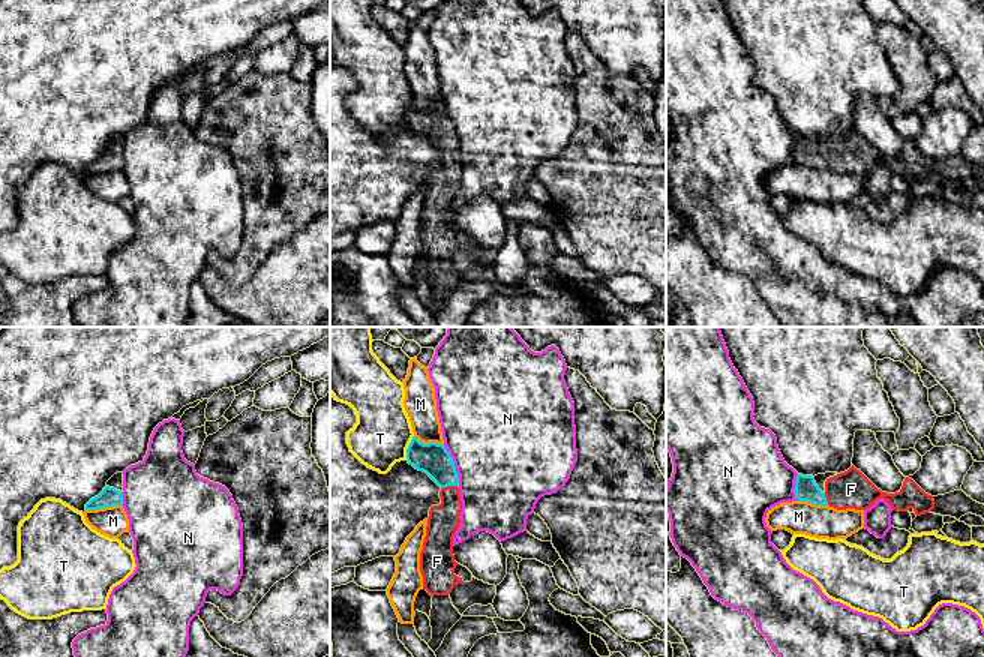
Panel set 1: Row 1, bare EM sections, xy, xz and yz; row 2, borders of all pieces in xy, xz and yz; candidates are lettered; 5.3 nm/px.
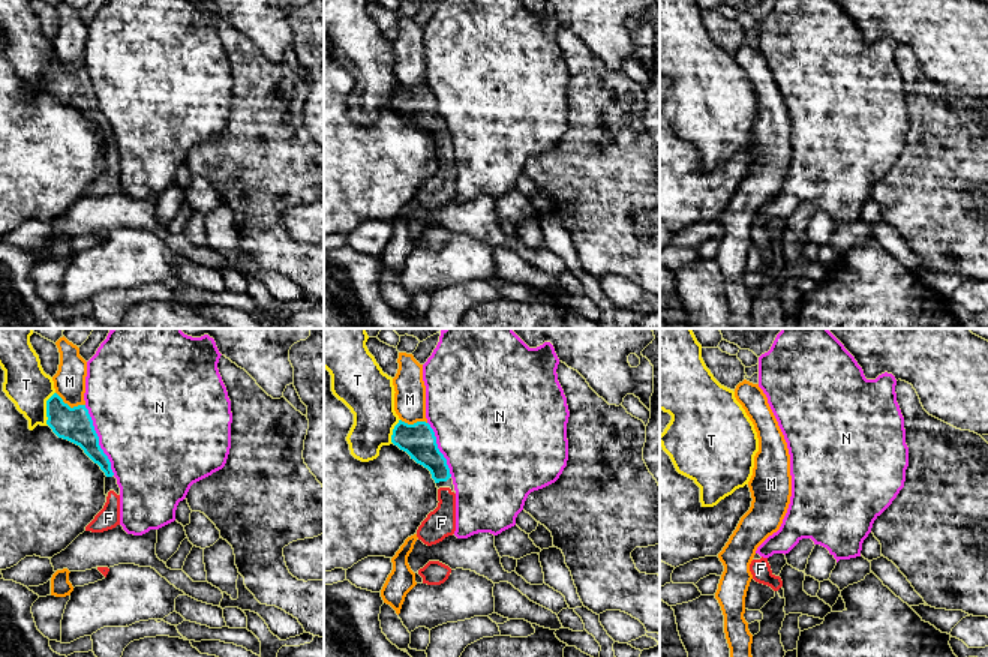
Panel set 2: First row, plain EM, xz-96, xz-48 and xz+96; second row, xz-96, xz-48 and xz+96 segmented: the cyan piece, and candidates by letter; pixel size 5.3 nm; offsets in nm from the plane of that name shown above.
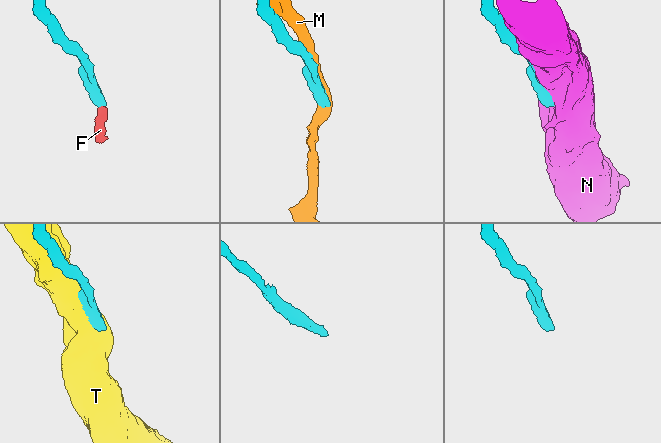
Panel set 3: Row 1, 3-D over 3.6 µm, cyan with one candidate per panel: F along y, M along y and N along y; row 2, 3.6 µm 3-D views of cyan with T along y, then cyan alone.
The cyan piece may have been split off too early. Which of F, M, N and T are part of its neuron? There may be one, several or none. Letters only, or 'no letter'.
F

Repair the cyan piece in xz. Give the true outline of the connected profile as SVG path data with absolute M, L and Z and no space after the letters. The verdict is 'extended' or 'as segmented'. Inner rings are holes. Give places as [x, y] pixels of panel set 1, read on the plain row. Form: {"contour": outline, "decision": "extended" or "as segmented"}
{"contour": "M416 100L406 112L406 124L441 152L441 166L429 174L426 201L420 216L423 254L432 260L429 280L432 303L428 309L435 316L450 292L462 282L448 258L456 249L472 244L472 237L458 228L453 219L453 201L462 176L459 138L446 110L423 108Z", "decision": "extended"}

